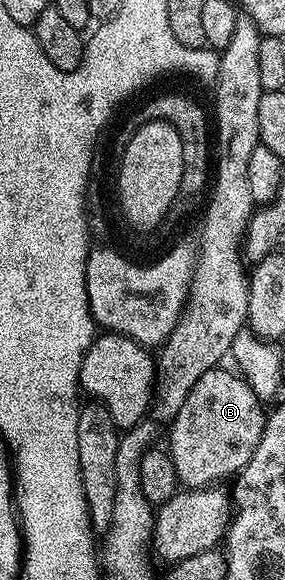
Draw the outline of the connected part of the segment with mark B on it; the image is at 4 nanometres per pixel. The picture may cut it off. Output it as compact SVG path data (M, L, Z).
M223 368L205 371L205 375L193 383L193 391L189 391L185 403L181 403L181 411L177 411L169 425L173 467L177 467L180 486L187 489L215 487L222 482L219 481L222 477L242 474L267 427L264 402L259 400L253 387L249 387L238 372Z

